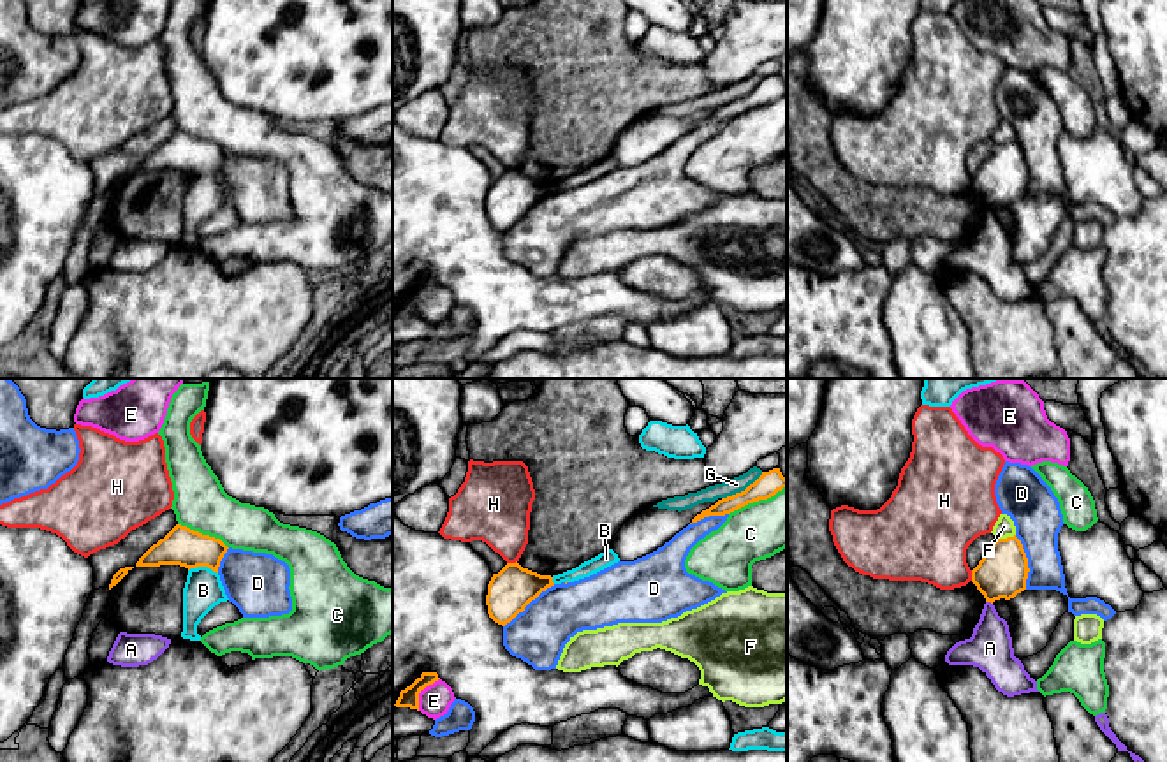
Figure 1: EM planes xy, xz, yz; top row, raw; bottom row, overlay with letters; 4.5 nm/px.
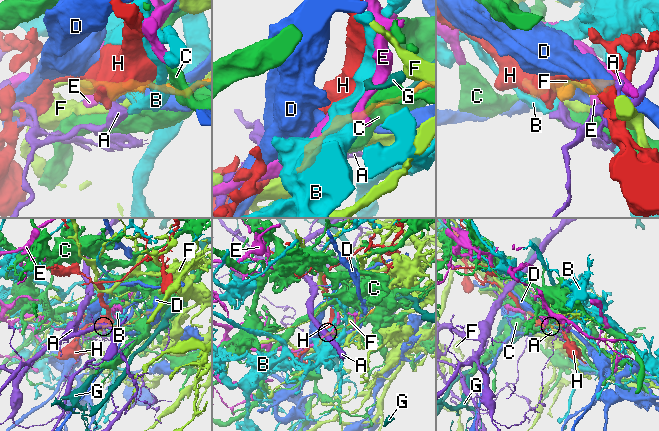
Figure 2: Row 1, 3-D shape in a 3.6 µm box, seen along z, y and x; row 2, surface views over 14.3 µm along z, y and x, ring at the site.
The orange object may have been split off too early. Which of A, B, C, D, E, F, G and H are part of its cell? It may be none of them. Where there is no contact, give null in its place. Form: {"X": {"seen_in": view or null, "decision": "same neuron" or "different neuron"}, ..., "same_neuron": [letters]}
{"A": {"seen_in": "yz", "decision": "different neuron"}, "B": {"seen_in": "xy", "decision": "different neuron"}, "C": {"seen_in": "xz", "decision": "different neuron"}, "D": {"seen_in": "yz", "decision": "different neuron"}, "E": {"seen_in": "xz", "decision": "different neuron"}, "F": {"seen_in": "yz", "decision": "different neuron"}, "G": {"seen_in": "xz", "decision": "different neuron"}, "H": {"seen_in": "xz", "decision": "different neuron"}, "same_neuron": []}

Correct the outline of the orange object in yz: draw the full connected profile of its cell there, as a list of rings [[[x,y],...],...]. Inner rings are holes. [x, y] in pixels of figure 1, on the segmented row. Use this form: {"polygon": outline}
{"polygon": [[[1014,537],[995,539],[991,549],[972,570],[972,582],[986,602],[1010,600],[1026,590],[1028,558],[1021,540]]]}

